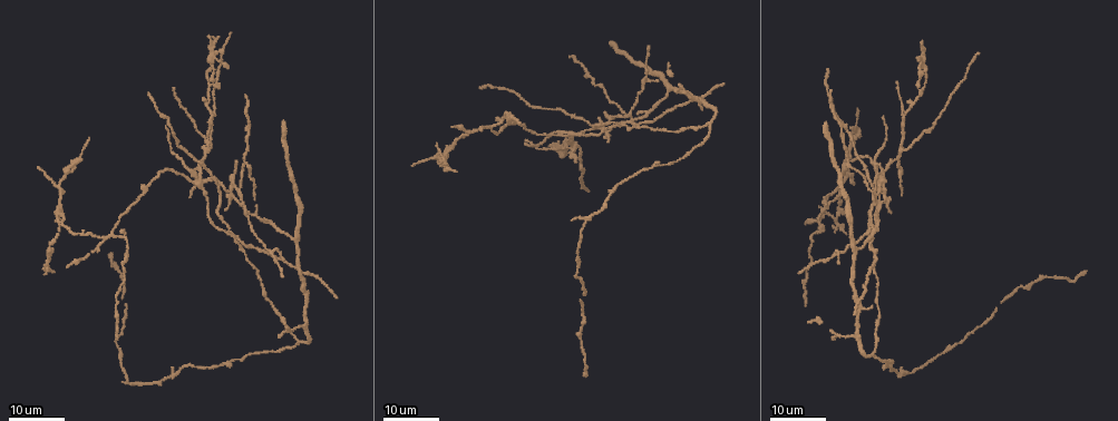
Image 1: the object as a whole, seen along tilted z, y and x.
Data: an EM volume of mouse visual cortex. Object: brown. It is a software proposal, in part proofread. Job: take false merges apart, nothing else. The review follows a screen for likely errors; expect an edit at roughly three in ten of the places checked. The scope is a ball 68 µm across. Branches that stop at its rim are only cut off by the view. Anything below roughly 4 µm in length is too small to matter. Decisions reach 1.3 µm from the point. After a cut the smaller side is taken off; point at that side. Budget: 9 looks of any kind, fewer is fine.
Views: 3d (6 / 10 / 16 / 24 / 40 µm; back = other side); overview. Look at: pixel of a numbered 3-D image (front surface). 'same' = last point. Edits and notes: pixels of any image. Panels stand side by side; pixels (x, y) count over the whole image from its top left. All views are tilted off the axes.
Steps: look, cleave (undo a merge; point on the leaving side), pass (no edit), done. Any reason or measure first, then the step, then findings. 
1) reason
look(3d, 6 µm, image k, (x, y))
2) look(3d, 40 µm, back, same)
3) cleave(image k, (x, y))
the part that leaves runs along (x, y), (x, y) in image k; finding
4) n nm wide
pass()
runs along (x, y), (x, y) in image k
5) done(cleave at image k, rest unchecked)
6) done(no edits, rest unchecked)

two arms in line, one across
look(3d, 24 µm, image 1, (486, 127))

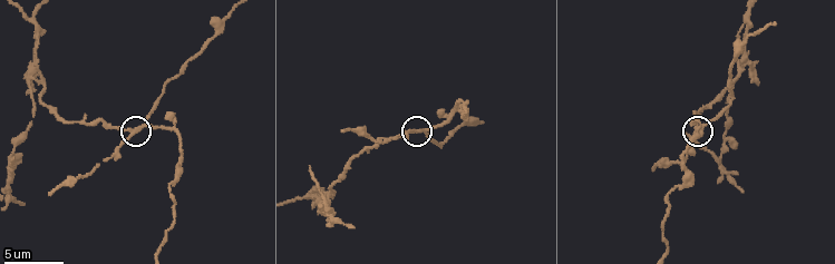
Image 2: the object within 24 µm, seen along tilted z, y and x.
look(3d, 10 µm, image 2, (412, 130))

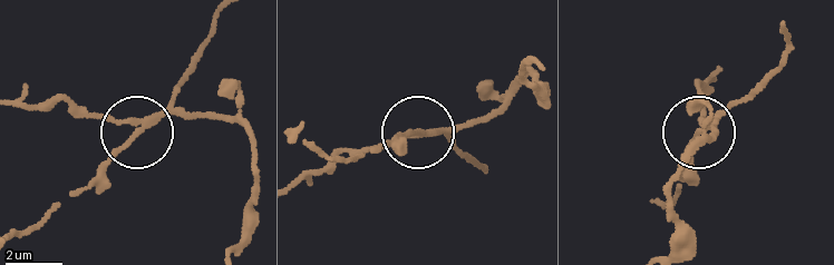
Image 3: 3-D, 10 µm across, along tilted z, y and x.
3 arms
cleave(image 3, (108, 114))
a second cell is stuck on

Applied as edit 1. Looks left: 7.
four-way junction
look(3d, 16 µm, image 1, (885, 194))

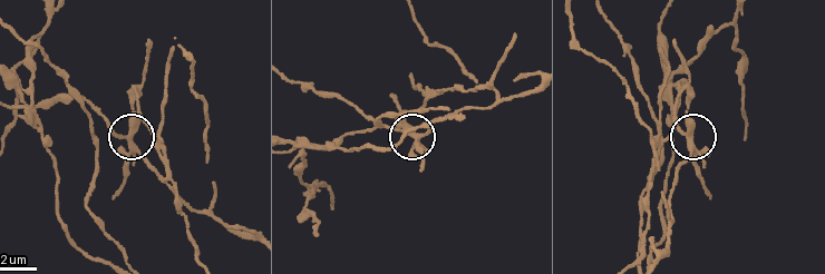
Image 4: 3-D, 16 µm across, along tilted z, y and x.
closer look
look(3d, 6 µm, image 4, (689, 136))

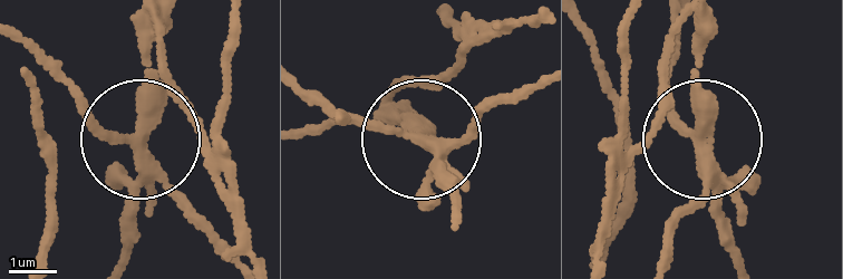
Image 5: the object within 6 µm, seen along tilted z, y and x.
cleave(image 5, (161, 93))
the part that leaves runs along (142, 154), (156, 42), (249, 250) in image 5; a second cell is stuck on

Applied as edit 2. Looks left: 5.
look(overview)

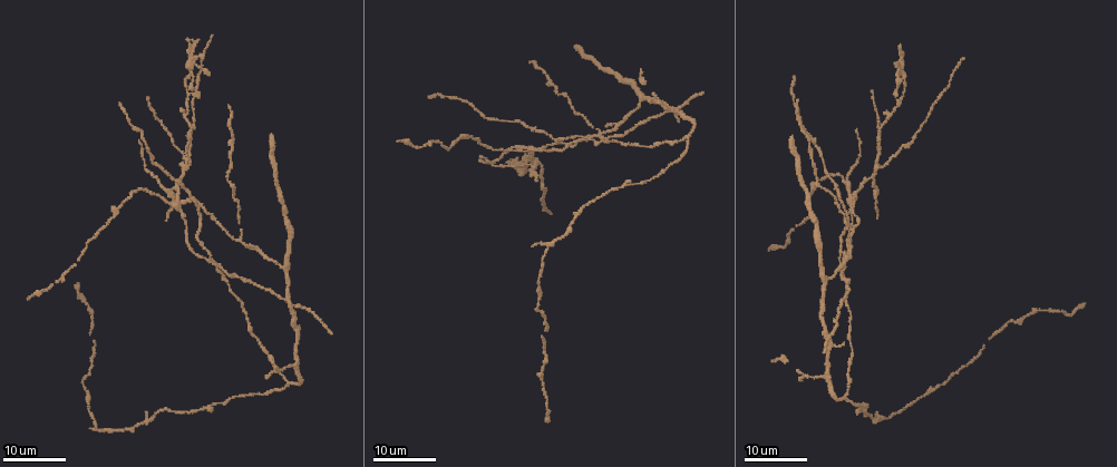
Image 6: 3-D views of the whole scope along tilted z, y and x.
small branch off a trunk
look(3d, 24 µm, image 6, (849, 198))

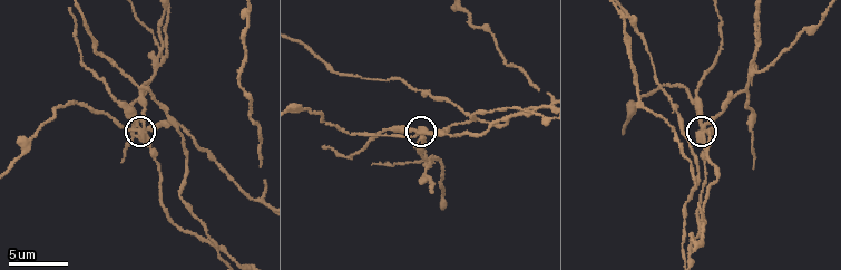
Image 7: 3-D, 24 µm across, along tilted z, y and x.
closer look
look(3d, 10 µm, image 7, (139, 127))

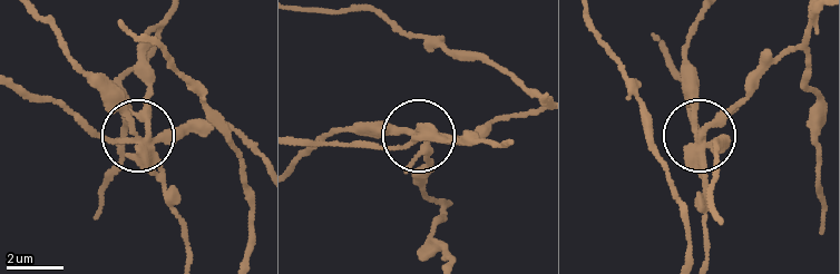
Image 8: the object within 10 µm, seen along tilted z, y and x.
look(3d, 6 µm, image 8, (138, 131))

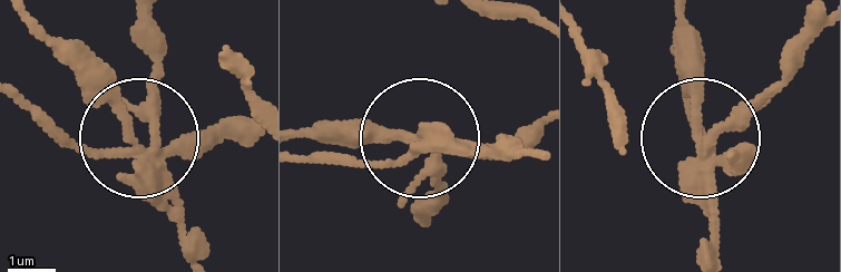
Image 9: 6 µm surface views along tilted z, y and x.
280 nm wide
cleave(image 9, (176, 221))
the part that leaves runs along (152, 165), (186, 253) in image 9; two cells meet here

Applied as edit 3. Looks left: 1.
branch point
look(3d, 16 µm, image 7, (702, 221))

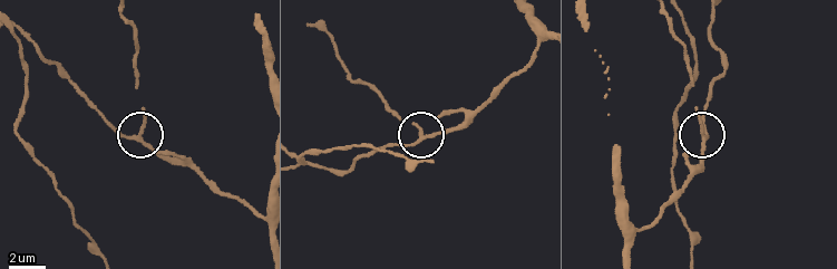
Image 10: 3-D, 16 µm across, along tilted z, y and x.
180 nm wide
pass()
runs along (262, 219), (144, 141), (139, 132), (145, 115), (136, 86) in image 10; one cell here

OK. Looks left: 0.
done(cleave at image 3, cleave at image 5, cleave at image 9, rest unchecked)

